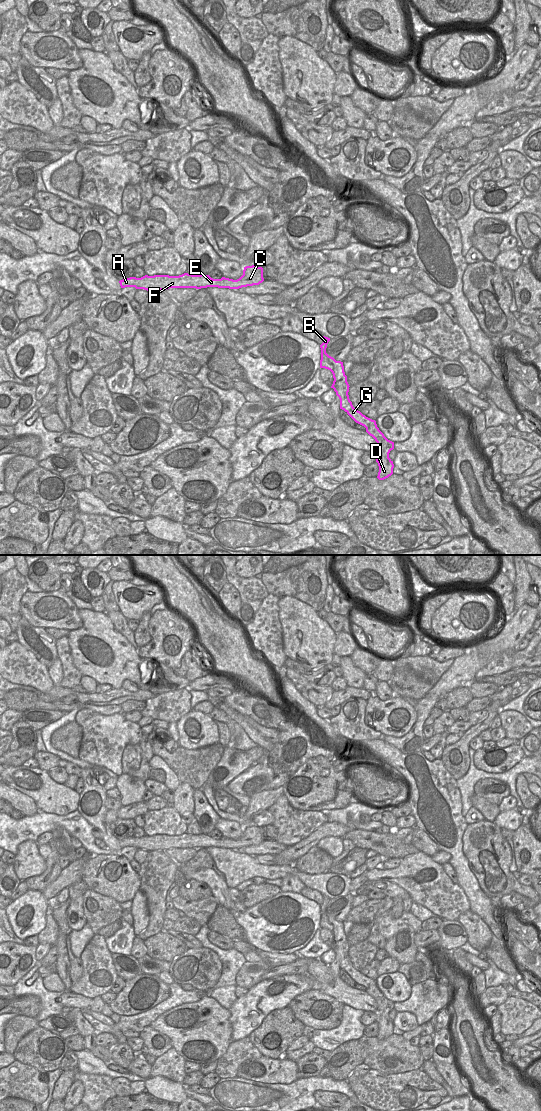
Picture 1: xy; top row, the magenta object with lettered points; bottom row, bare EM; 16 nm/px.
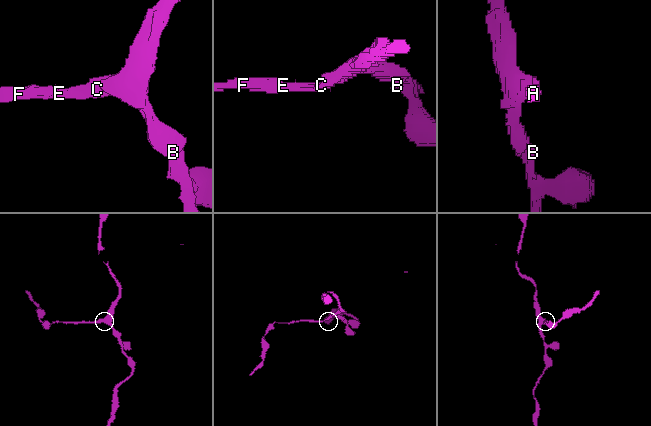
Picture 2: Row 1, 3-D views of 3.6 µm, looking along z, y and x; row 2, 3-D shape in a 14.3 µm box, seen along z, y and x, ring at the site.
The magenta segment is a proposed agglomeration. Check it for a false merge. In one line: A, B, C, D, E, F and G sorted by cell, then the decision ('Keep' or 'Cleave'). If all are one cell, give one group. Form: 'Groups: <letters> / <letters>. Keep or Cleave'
Groups: A B C D E F G. Keep.

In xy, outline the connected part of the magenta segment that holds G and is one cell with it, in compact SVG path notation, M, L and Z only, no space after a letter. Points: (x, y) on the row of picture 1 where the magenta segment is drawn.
M323 336L323 343L320 345L320 368L328 369L333 374L334 381L331 388L334 389L336 395L340 399L340 409L344 410L356 423L364 426L366 428L366 432L377 442L377 449L374 452L376 455L376 462L379 466L377 478L379 480L384 480L393 474L394 464L389 458L389 453L394 449L394 442L388 440L384 436L384 434L377 427L375 420L366 417L353 407L348 395L350 386L344 372L343 362L336 361L333 357L326 353L329 341L330 338Z

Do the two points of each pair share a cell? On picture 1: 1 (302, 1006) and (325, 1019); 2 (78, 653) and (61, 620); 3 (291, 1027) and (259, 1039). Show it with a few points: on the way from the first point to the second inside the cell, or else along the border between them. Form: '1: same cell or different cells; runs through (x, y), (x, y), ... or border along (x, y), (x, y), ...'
1: same cell; runs through (308, 1007), (319, 1016)
2: different cells; border along (78, 609), (82, 625), (69, 631)
3: same cell; runs through (283, 1028), (267, 1032)

